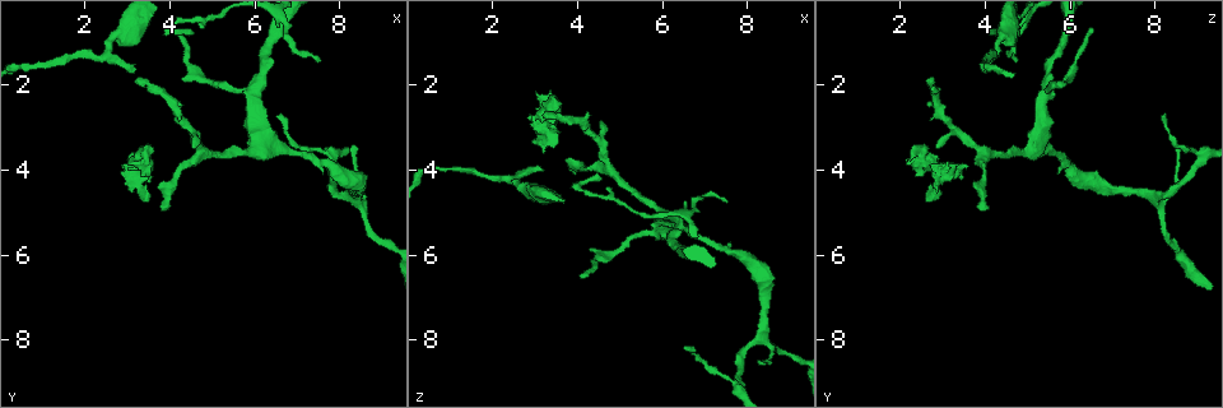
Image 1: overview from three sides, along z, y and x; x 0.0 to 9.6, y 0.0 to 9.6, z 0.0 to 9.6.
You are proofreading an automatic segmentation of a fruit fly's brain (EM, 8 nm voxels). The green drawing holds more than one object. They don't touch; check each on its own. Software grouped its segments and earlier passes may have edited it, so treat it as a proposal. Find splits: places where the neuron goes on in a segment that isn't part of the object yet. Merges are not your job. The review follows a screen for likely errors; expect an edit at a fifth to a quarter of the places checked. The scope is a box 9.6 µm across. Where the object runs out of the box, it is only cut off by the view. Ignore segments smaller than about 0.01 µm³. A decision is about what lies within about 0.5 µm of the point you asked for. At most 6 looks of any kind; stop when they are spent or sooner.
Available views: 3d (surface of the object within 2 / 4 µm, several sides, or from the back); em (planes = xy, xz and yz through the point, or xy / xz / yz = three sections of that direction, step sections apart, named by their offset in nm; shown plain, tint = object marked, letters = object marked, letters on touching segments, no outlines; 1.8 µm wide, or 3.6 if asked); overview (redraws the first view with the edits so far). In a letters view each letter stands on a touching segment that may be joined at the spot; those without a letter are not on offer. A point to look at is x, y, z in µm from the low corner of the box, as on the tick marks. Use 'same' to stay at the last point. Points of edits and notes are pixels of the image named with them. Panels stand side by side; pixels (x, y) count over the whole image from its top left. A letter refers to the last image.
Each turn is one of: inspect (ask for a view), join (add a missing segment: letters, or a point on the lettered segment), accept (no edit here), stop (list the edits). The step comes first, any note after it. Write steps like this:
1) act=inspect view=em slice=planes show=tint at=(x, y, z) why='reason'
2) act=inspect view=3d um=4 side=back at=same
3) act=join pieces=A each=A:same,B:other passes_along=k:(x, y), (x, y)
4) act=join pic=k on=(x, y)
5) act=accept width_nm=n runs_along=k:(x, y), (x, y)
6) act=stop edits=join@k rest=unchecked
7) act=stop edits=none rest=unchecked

act=inspect view=em um=3.6 slice=xy step=8 show=letters at=(3.15, 1.90, 2.70) why='free end'

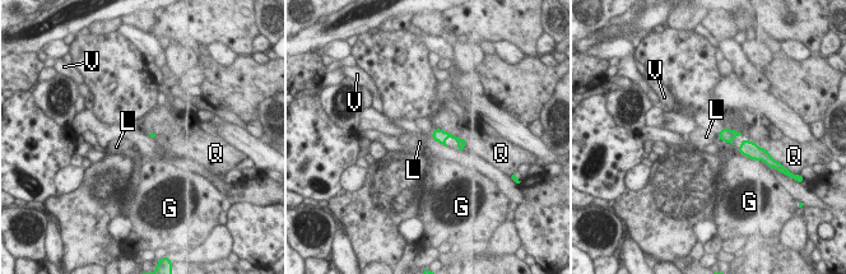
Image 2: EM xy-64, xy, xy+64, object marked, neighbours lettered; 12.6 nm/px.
act=join pieces=V each=G:other,L:other,Q:other,V:same passes_along=2:(725, 135), (721, 131), (710, 121) found='it goes on there'

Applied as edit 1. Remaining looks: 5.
act=inspect view=3d um=4 at=(3.45, 4.75, 2.60) why='free end'

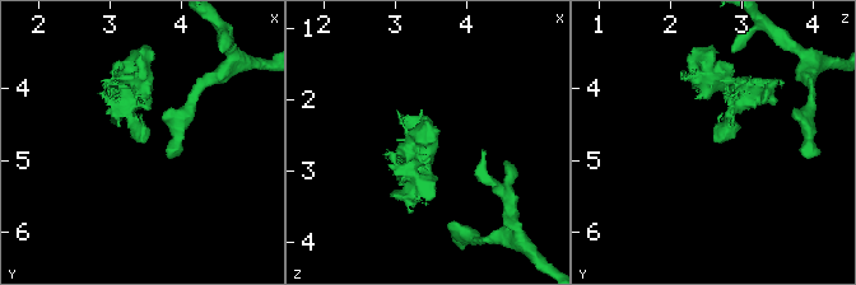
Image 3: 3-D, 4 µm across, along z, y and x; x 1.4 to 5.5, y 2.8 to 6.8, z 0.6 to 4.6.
act=inspect view=em slice=xy step=4 show=tint at=(3.45, 4.75, 2.65) why='shape alone is not enough'

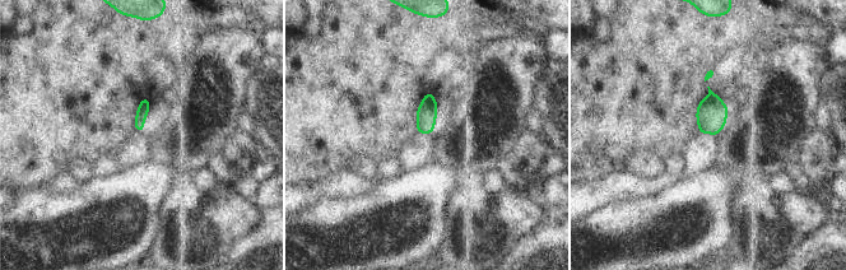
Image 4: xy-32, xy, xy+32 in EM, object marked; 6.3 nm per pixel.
act=inspect view=em slice=xz step=16 show=letters at=same

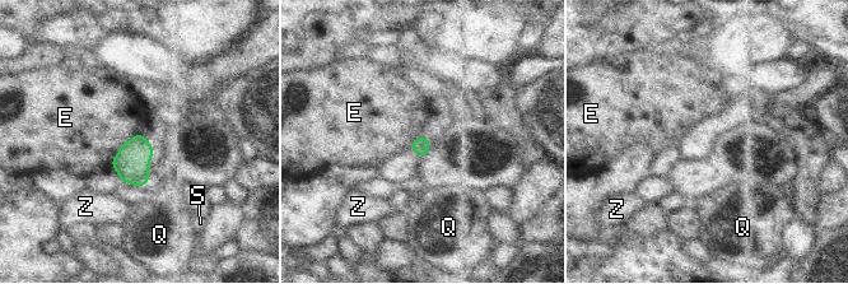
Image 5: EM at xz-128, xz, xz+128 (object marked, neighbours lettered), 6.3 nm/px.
act=accept each=E:other,Q:other,S:other,Z:other border=5:(141, 133), (131, 136), (110, 164) found='no lettered segment goes on from it'

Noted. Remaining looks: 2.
act=stop edits=join@2 rest=unchecked

